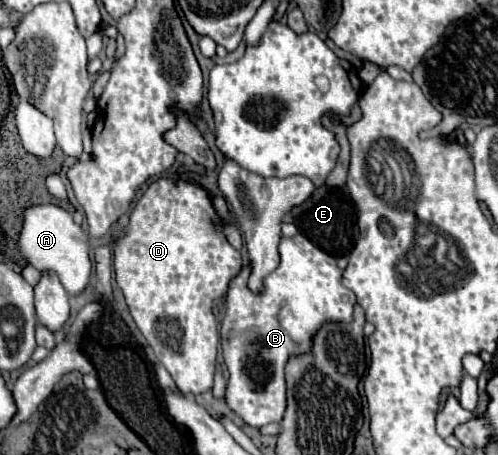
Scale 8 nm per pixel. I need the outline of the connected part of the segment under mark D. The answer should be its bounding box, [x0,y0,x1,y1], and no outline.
[115,177,243,395]

